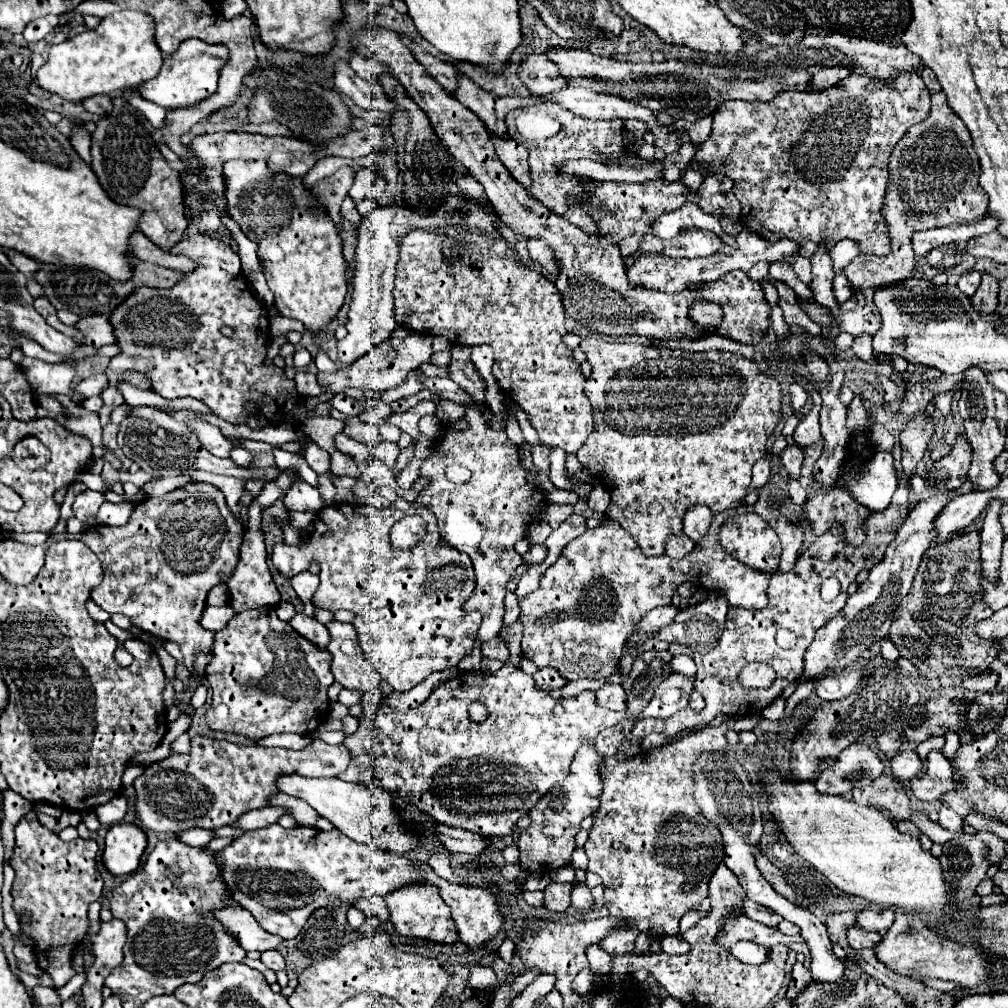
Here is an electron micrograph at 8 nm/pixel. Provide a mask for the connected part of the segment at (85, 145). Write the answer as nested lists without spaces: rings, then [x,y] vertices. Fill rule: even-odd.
[[[78,122],[78,126],[74,128],[72,146],[74,146],[76,152],[80,154],[80,158],[90,164],[90,160],[92,160],[92,158],[90,158],[90,134],[86,134],[86,130],[82,128],[82,122]]]

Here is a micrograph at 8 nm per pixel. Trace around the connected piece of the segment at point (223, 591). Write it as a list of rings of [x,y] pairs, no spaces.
[[[216,584],[210,592],[208,592],[208,606],[224,606],[228,602],[228,588],[224,584]]]

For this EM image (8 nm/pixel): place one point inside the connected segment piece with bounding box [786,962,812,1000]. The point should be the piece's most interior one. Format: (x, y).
(801, 977)

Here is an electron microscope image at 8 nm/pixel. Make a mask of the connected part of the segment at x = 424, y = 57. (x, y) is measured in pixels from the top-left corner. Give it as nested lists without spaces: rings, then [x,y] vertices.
[[[414,46],[412,48],[412,54],[416,56],[416,60],[428,70],[428,74],[442,88],[446,88],[452,94],[456,92],[456,88],[458,88],[458,70],[452,64],[446,64],[446,62],[440,62],[438,58],[434,58],[434,56],[428,56],[420,46]]]

